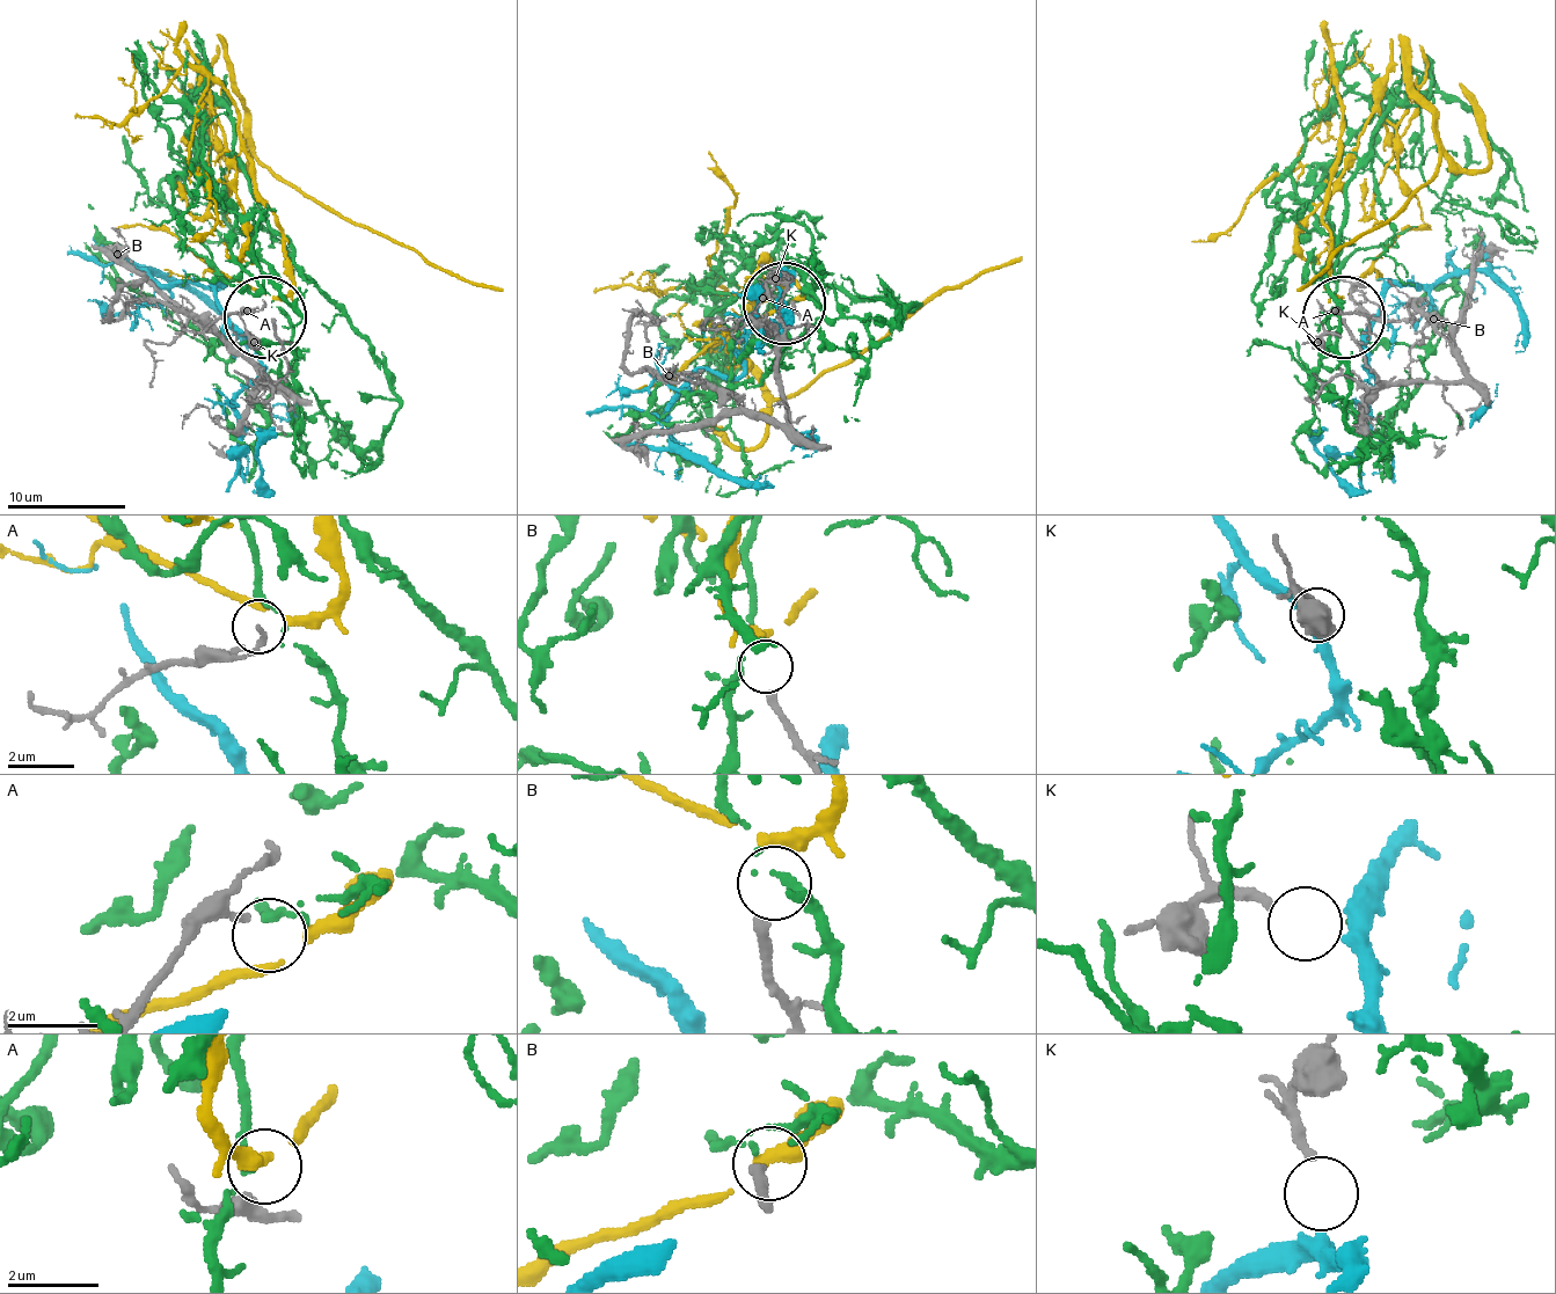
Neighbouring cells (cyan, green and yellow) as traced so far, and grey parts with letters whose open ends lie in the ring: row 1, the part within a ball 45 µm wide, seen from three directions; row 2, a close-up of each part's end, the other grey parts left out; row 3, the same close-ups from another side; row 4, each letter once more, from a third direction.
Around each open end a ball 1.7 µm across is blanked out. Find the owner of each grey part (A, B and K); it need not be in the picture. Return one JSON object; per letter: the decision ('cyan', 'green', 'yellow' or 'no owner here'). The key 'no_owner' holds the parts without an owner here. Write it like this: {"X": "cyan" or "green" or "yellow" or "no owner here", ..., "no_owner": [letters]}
{"A": "yellow", "B": "no owner here", "K": "cyan", "no_owner": ["B"]}

